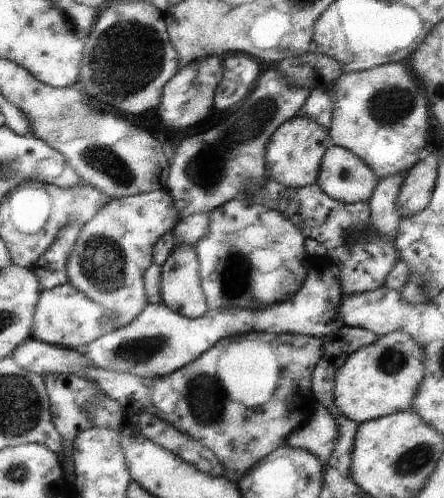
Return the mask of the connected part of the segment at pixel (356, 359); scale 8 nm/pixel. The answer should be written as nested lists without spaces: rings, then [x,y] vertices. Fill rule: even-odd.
[[[399,330],[377,336],[374,344],[342,358],[335,374],[334,405],[338,412],[357,424],[412,411],[424,369],[424,350],[408,332]]]

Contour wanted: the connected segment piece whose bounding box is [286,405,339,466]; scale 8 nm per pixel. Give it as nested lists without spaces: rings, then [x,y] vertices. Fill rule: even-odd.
[[[324,405],[316,407],[315,412],[310,422],[288,436],[286,445],[309,450],[321,465],[326,466],[338,440],[338,423]]]

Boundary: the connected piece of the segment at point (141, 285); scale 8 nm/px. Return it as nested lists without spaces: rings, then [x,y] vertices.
[[[166,188],[112,199],[90,222],[83,224],[67,263],[70,283],[112,312],[120,327],[132,323],[148,305],[146,272],[153,264],[152,248],[160,236],[174,228],[179,218],[174,200]]]

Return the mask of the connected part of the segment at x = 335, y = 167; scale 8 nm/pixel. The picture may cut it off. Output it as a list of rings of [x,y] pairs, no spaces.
[[[331,144],[322,157],[316,184],[334,200],[357,203],[369,200],[378,181],[358,156]]]

